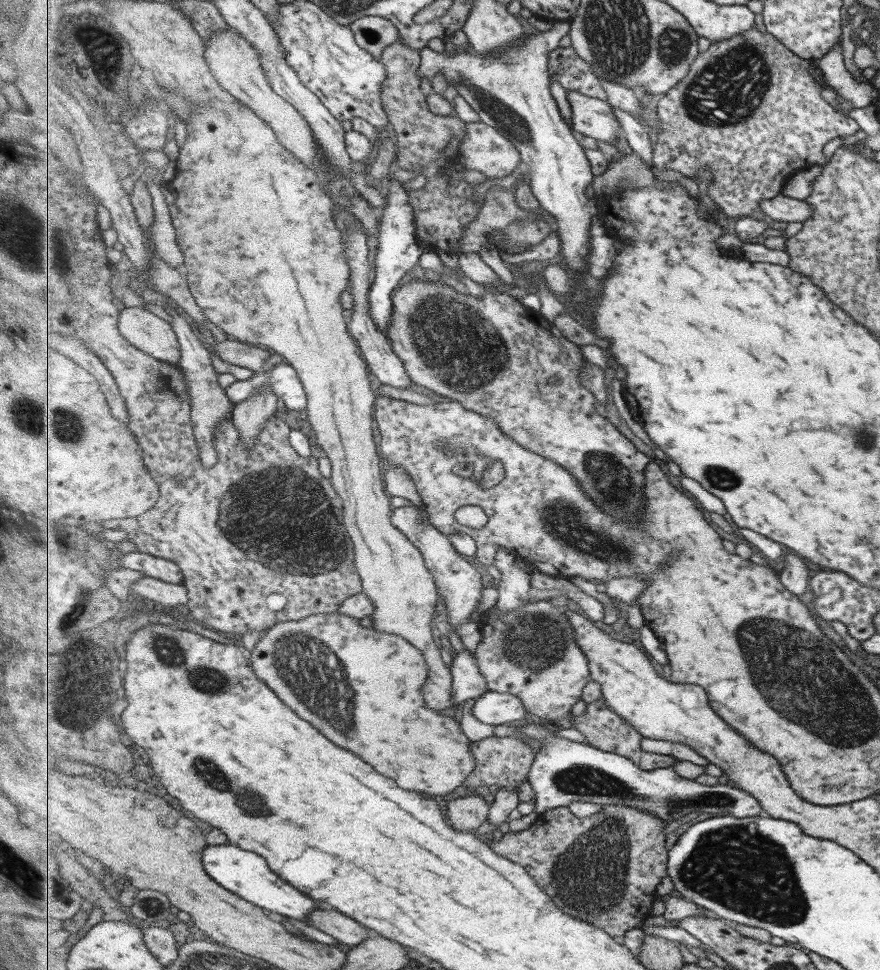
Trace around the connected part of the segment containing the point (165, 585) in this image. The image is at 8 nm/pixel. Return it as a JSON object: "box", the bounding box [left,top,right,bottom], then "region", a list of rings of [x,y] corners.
{"box":[129,575,190,608],"region":[[[146,575],[133,582],[129,586],[129,592],[173,608],[178,608],[184,604],[187,605],[190,601],[190,594],[185,584],[173,584]]]}

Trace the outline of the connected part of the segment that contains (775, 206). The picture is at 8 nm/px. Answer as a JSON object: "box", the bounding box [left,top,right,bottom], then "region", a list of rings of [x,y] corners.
{"box":[761,193,812,222],"region":[[[783,193],[772,199],[767,199],[761,204],[762,212],[766,213],[772,220],[781,222],[801,222],[811,216],[812,208],[808,202],[797,200]]]}

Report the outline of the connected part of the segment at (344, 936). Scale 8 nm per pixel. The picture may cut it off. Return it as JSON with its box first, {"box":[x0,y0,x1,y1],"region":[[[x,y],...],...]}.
{"box":[310,910,367,948],"region":[[[314,910],[310,912],[311,926],[331,937],[345,947],[355,948],[366,940],[367,929],[354,918],[339,911]]]}

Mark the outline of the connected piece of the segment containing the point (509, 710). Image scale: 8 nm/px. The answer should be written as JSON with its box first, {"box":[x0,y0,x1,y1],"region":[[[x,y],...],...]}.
{"box":[472,691,528,726],"region":[[[487,691],[475,700],[472,715],[485,724],[496,726],[525,720],[528,712],[524,702],[514,694]]]}

